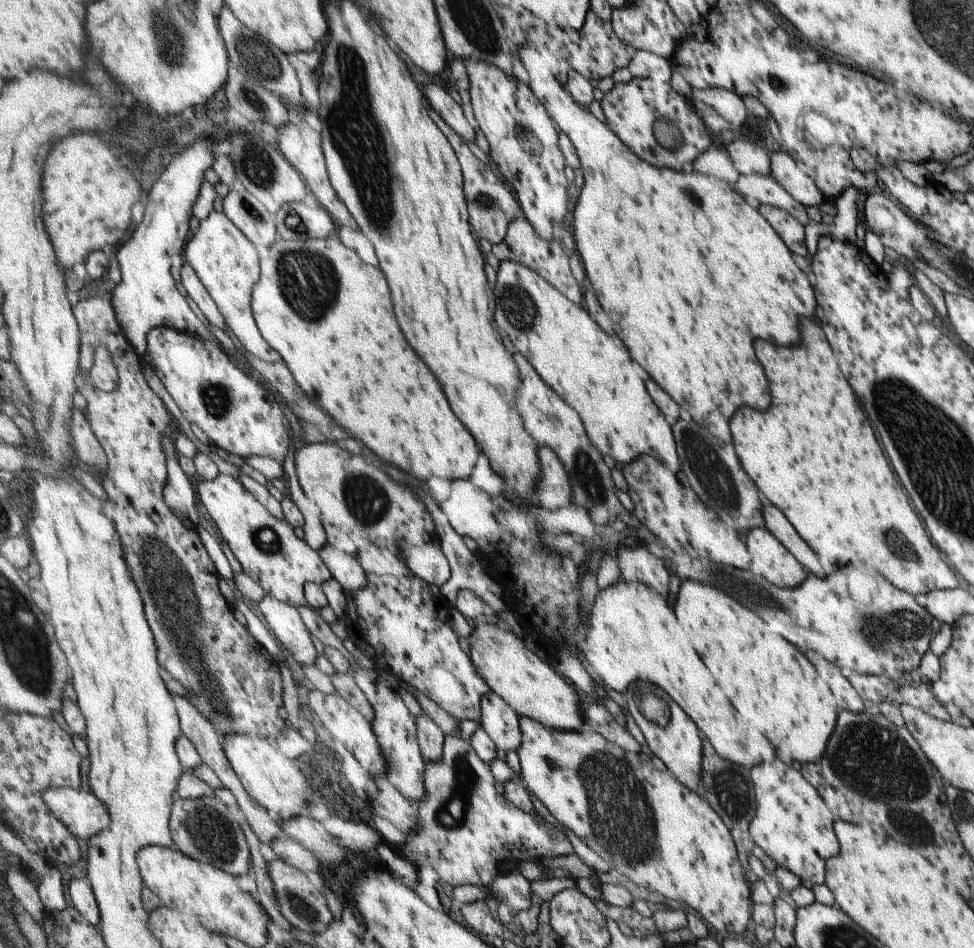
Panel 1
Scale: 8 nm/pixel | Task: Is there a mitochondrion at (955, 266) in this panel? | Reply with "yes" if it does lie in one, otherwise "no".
yes

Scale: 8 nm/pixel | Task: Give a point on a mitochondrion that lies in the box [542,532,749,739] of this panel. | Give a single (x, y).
(651, 704)

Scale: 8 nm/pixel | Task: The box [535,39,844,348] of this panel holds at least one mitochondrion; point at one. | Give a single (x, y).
(668, 134)

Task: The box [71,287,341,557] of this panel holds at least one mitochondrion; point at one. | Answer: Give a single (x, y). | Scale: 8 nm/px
(218, 400)

